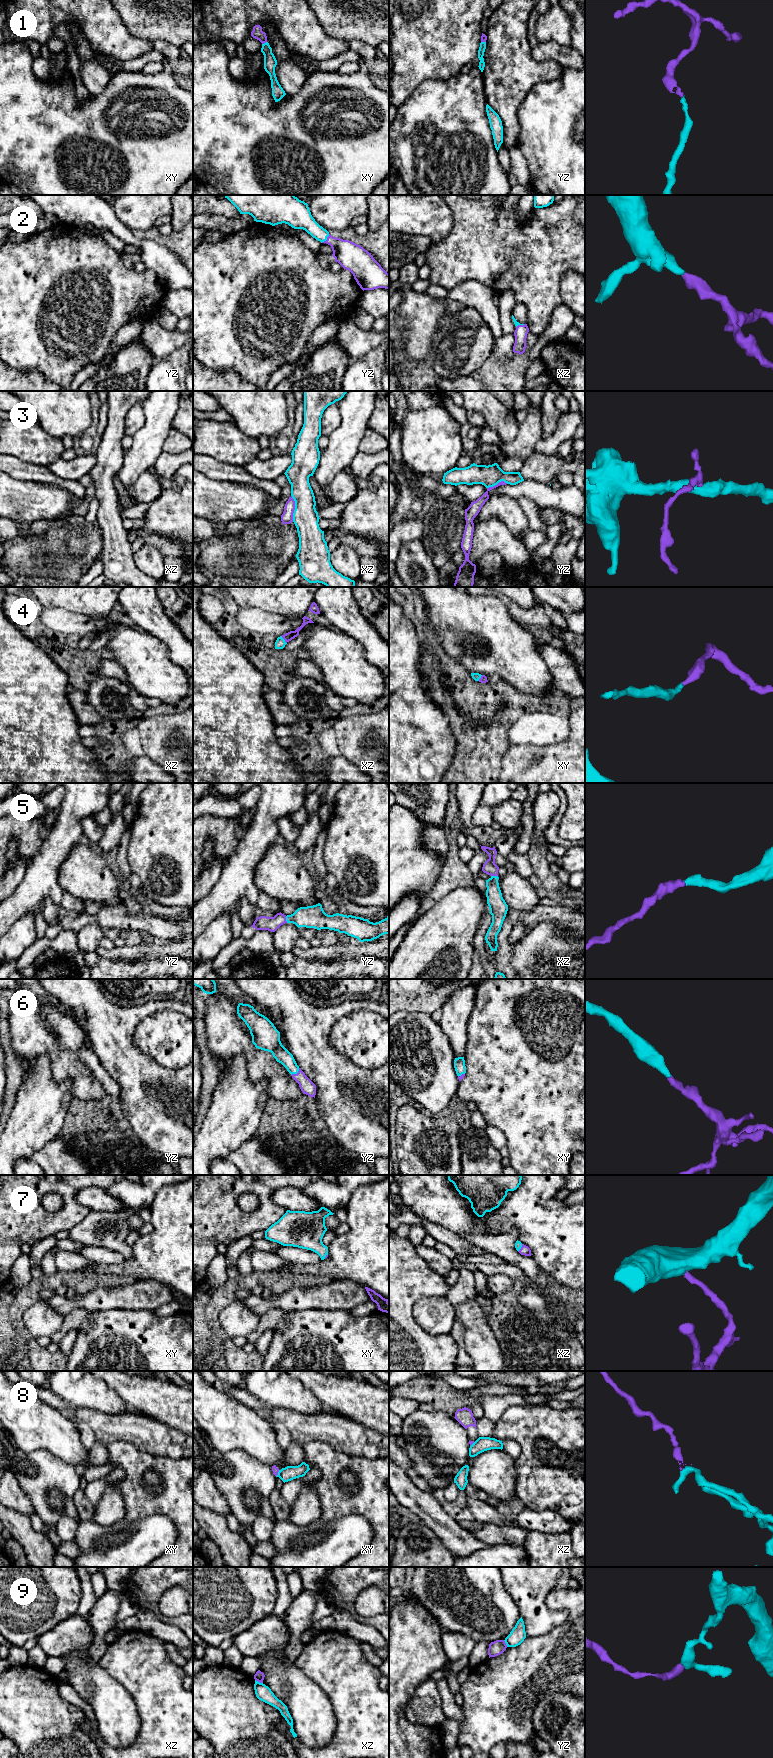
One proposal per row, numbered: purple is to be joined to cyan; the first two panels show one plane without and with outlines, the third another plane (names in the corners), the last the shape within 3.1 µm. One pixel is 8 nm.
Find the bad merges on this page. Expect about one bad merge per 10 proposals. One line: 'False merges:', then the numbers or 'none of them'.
False merges: 8, 9

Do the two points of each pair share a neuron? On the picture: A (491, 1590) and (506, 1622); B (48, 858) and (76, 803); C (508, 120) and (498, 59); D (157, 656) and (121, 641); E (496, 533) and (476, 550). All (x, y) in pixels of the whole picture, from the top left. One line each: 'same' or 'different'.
A: same
B: same
C: same
D: same
E: same

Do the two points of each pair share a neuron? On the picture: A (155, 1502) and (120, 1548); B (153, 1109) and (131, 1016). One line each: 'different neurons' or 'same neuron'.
A: different neurons
B: same neuron

